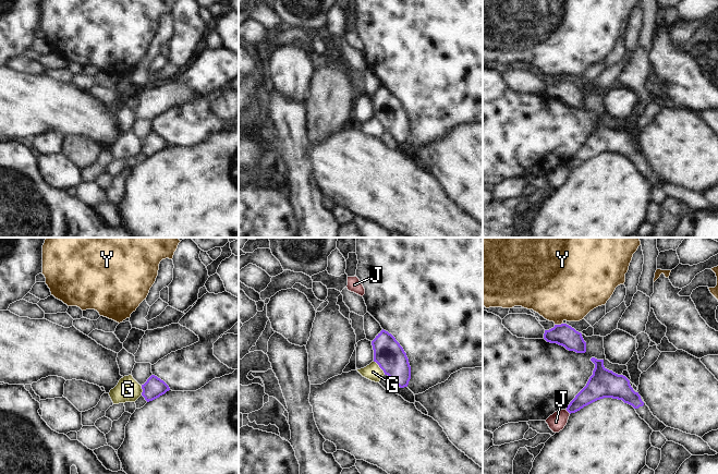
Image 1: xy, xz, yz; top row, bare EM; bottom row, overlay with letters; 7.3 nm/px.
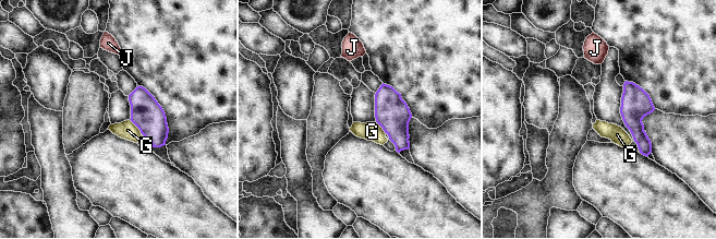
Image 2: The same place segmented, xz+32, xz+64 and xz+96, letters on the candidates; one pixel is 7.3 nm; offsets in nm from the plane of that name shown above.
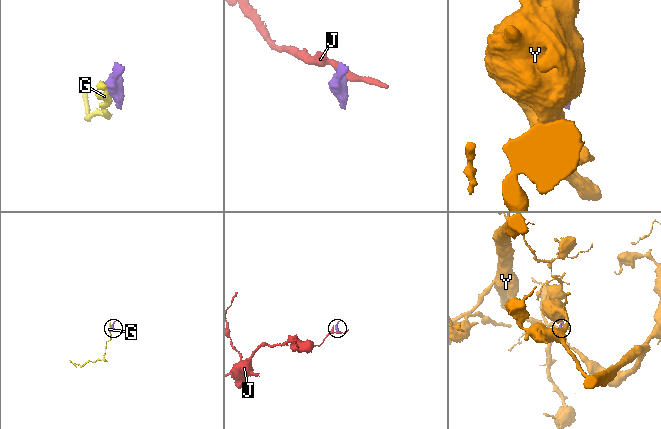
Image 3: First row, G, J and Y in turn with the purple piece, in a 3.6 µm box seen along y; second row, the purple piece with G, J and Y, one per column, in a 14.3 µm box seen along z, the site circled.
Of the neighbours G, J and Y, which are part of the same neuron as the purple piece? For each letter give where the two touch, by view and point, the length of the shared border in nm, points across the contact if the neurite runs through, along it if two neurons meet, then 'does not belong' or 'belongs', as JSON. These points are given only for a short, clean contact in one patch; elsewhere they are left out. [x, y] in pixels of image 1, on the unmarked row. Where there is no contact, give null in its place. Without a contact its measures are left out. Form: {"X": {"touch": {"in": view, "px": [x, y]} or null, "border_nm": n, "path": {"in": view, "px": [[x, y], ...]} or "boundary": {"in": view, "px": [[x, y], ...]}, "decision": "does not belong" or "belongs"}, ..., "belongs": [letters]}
{"G": {"touch": {"in": "xz", "px": [379, 122]}, "border_nm": 130, "boundary": {"in": "xz", "px": [[374, 117], [385, 130]]}, "decision": "does not belong"}, "J": {"touch": {"in": "yz", "px": [568, 167]}, "border_nm": 50, "boundary": {"in": "yz", "px": [[566, 166], [570, 169]]}, "decision": "does not belong"}, "Y": {"touch": {"in": "yz", "px": [558, 81]}, "border_nm": 70, "boundary": {"in": "yz", "px": [[562, 78], [555, 81]]}, "decision": "does not belong"}, "belongs": []}

